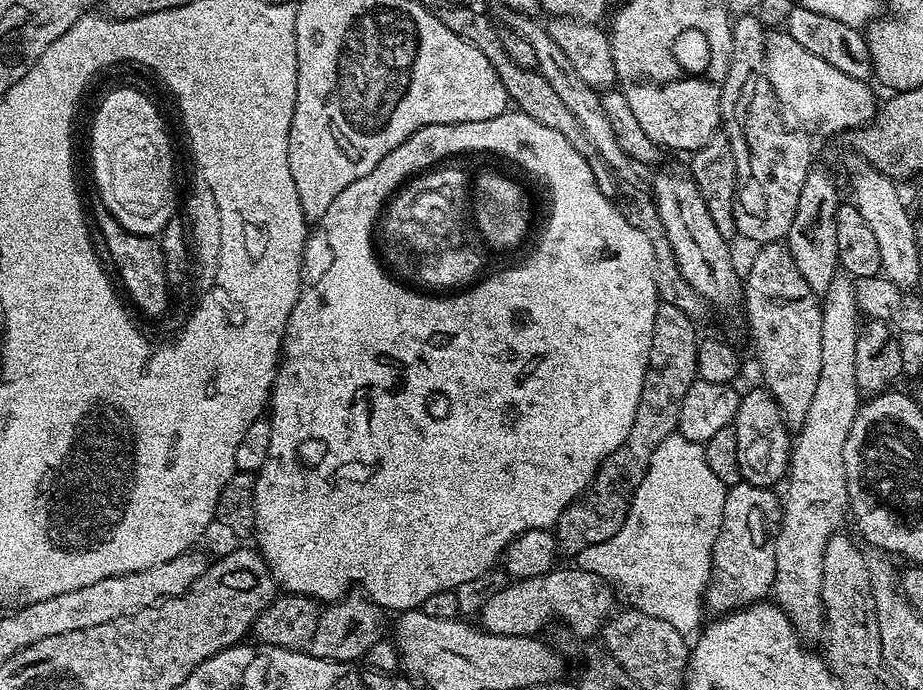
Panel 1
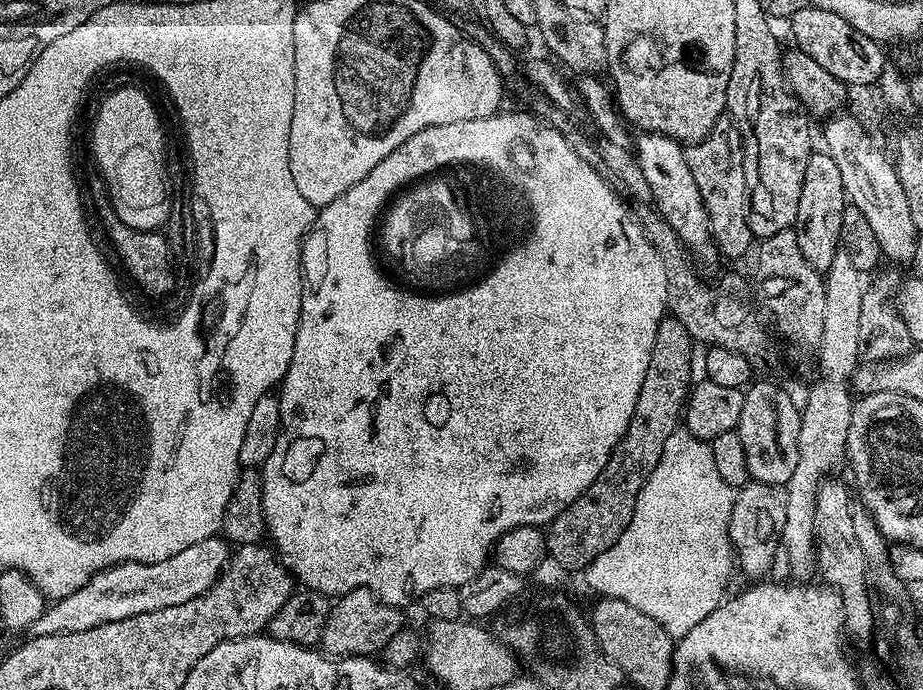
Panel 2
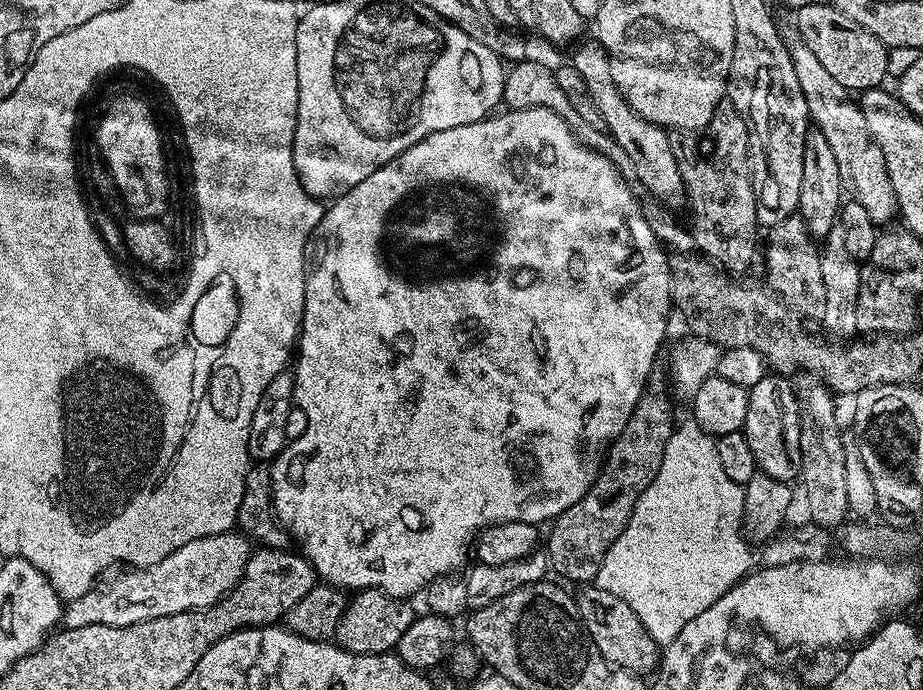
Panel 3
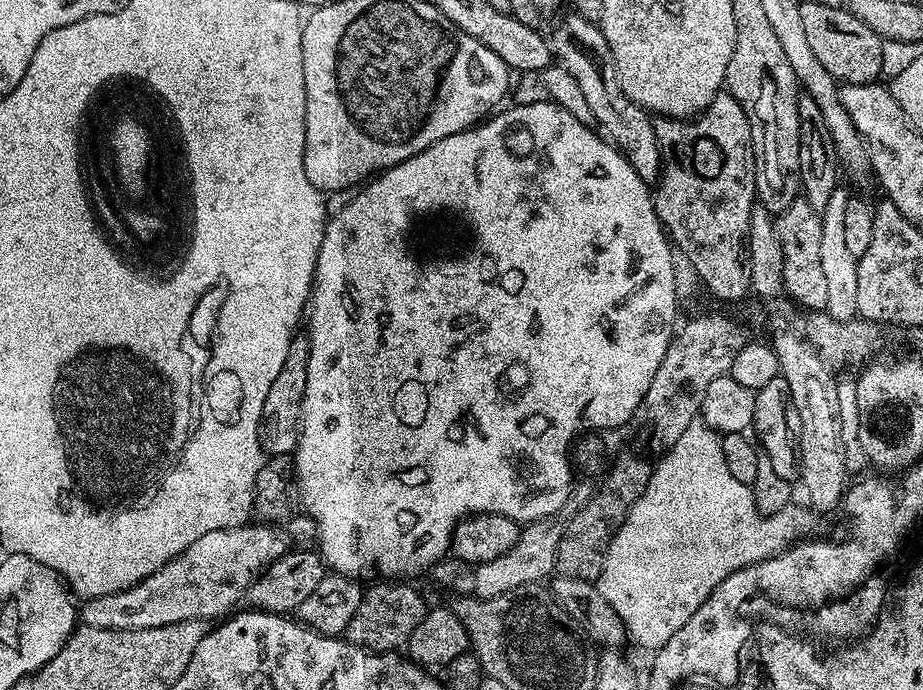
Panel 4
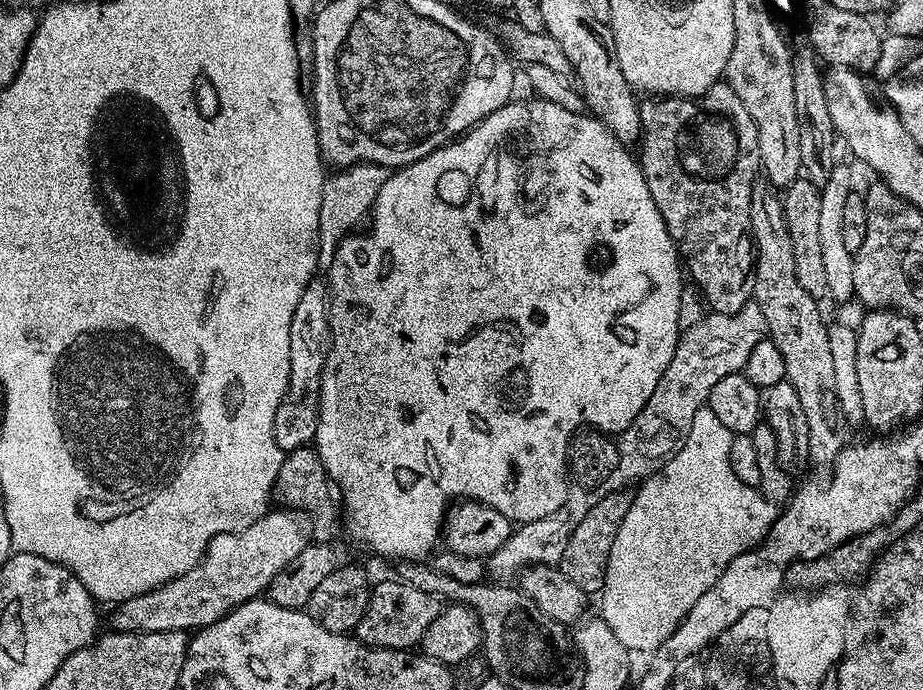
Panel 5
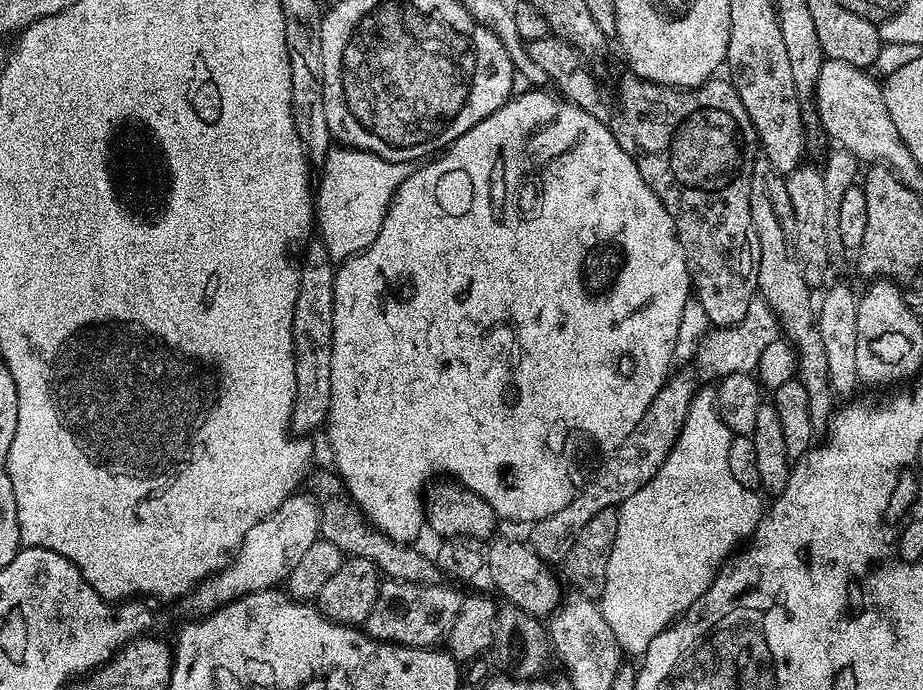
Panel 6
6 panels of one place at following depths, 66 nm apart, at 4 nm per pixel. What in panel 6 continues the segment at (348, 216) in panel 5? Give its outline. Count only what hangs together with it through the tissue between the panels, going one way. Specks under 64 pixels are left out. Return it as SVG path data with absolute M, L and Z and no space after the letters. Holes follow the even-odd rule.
M343 146L331 147L324 159L324 172L314 198L314 220L332 262L341 264L372 244L393 194L414 168L411 163L392 163L372 152Z

